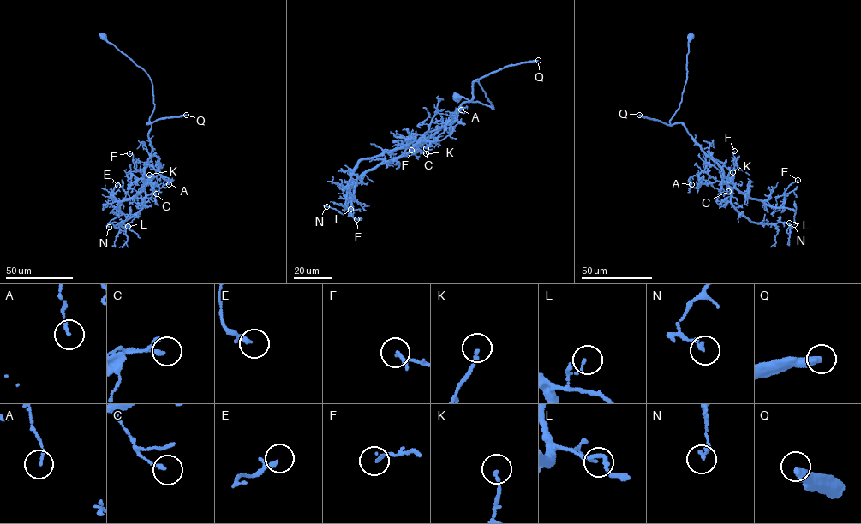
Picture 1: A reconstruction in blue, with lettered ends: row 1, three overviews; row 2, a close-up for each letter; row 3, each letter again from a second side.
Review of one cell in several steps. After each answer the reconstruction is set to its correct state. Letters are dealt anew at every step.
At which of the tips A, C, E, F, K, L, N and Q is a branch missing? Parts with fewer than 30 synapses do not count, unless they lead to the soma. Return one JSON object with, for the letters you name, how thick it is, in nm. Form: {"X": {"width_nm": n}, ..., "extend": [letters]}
{"Q": {"width_nm": 480}, "extend": ["Q"]}

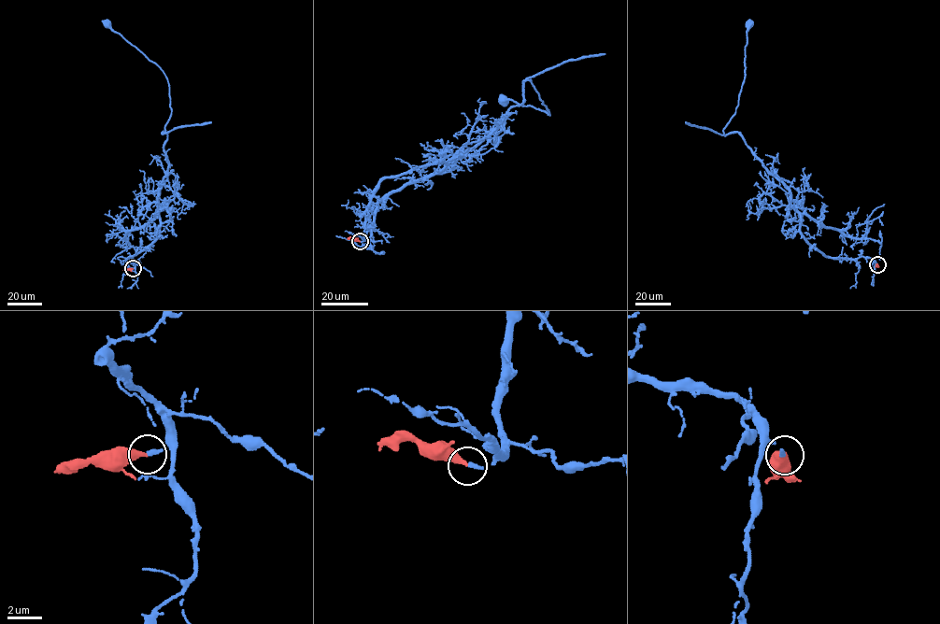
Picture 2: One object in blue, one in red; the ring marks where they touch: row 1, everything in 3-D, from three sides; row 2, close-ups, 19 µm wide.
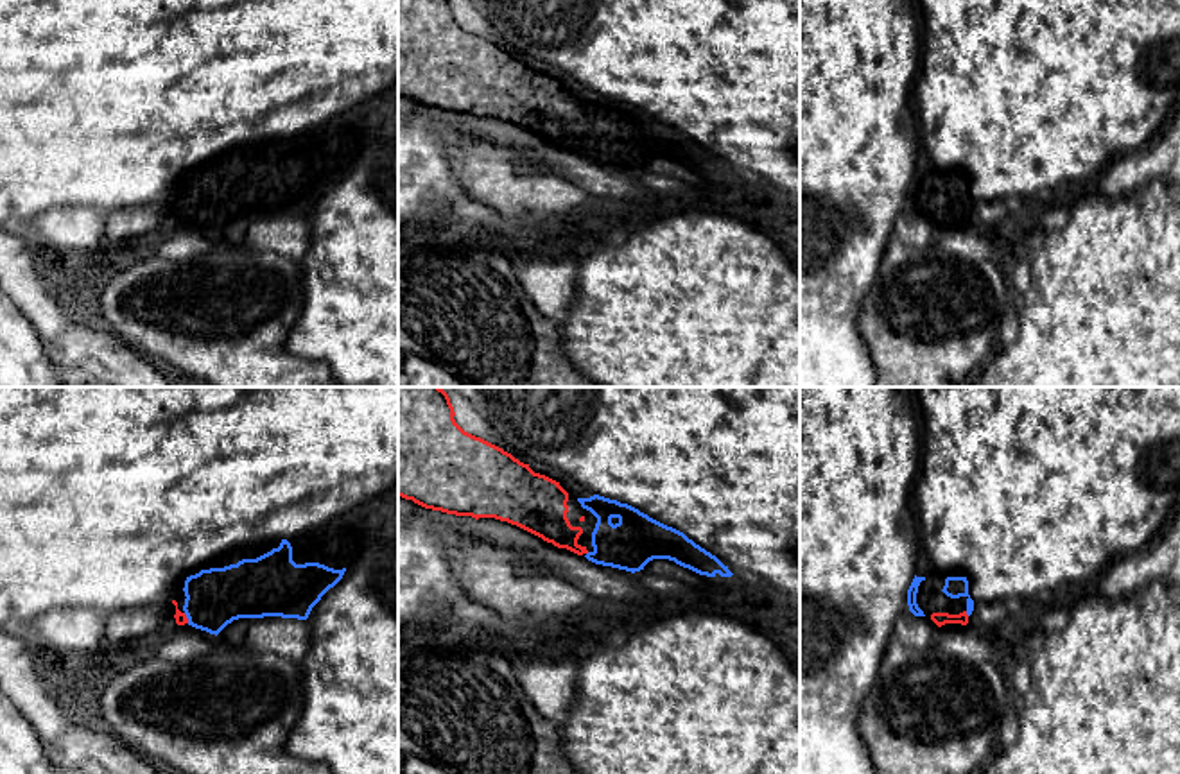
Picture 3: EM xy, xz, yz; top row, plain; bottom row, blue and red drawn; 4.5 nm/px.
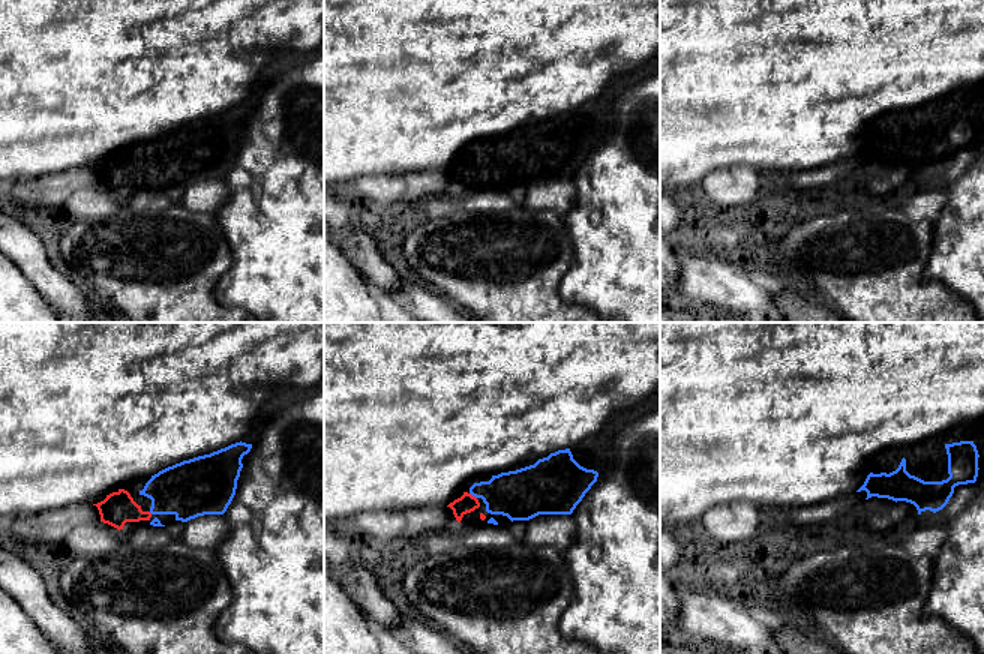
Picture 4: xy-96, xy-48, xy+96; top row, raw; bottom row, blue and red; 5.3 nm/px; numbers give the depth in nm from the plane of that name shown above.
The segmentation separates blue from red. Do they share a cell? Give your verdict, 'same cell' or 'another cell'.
same cell

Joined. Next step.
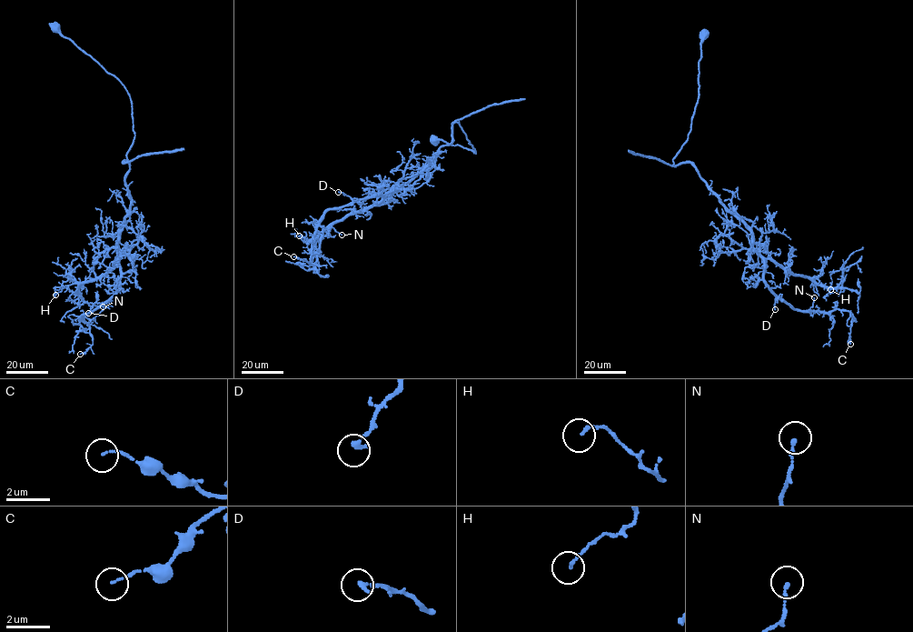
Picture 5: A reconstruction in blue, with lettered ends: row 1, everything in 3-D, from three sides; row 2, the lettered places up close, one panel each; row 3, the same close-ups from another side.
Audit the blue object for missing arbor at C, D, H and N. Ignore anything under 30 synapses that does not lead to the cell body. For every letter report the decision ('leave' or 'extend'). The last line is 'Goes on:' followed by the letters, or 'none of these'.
C: leave
D: leave
H: leave
N: leave
Goes on: none of these

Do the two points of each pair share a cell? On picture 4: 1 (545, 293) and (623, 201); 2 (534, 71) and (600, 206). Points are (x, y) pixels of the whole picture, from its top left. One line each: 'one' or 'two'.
1: two
2: two

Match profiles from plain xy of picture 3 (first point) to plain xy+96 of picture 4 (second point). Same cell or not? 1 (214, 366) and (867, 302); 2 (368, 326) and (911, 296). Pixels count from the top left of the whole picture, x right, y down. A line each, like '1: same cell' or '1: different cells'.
1: same cell
2: different cells

